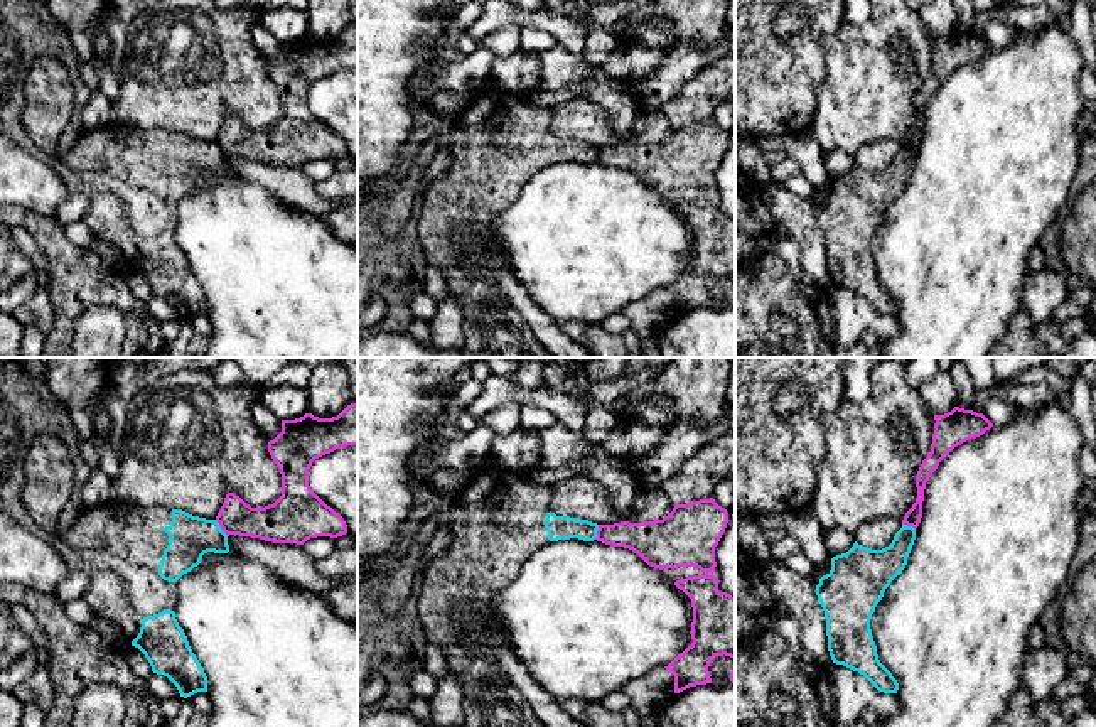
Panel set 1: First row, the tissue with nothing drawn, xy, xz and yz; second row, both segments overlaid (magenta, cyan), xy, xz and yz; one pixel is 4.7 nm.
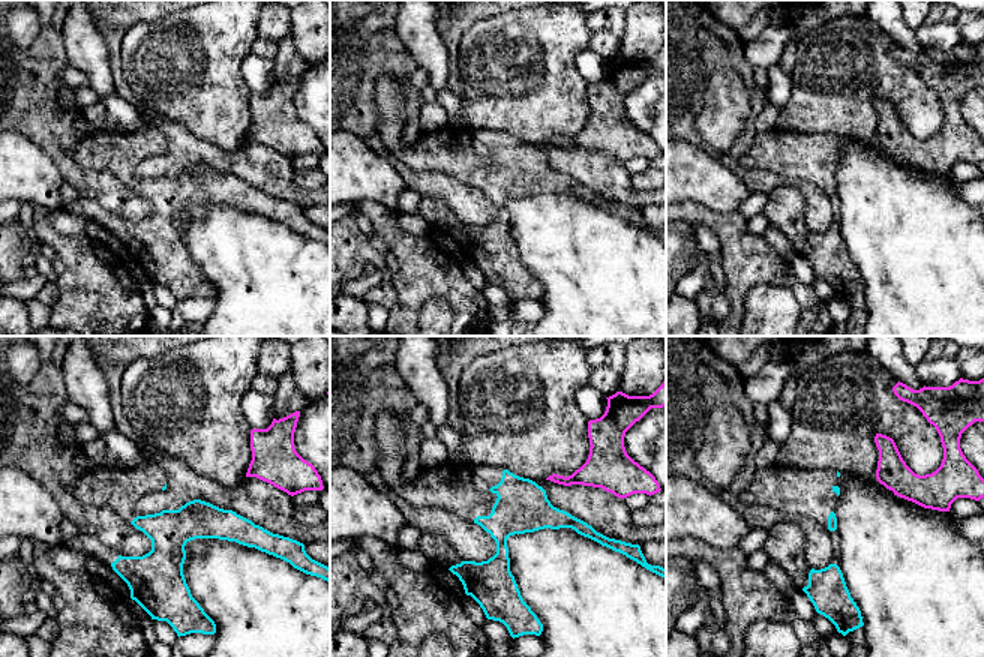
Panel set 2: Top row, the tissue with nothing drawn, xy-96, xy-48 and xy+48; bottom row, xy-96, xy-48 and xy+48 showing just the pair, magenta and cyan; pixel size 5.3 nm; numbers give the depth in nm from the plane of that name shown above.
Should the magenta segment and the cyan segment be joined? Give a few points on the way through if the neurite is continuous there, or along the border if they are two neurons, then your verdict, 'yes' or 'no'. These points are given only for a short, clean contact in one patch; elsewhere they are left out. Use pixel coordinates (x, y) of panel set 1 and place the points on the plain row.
border along xy (214, 142), (228, 157); no

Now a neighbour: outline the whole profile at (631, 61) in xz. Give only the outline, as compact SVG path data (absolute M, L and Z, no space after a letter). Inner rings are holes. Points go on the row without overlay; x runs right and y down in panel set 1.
M619 42L602 64L602 69L609 76L637 81L661 67L664 59L666 51L637 42Z

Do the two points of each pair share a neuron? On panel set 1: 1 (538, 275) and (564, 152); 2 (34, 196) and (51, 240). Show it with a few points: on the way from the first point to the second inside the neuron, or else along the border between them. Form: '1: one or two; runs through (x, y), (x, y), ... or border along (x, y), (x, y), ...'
1: two; border along (594, 161), (550, 162), (526, 181)
2: two; border along (17, 204), (54, 216)

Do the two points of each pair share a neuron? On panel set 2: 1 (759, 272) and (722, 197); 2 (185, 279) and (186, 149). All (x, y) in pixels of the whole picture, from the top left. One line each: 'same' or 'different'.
1: different
2: different

